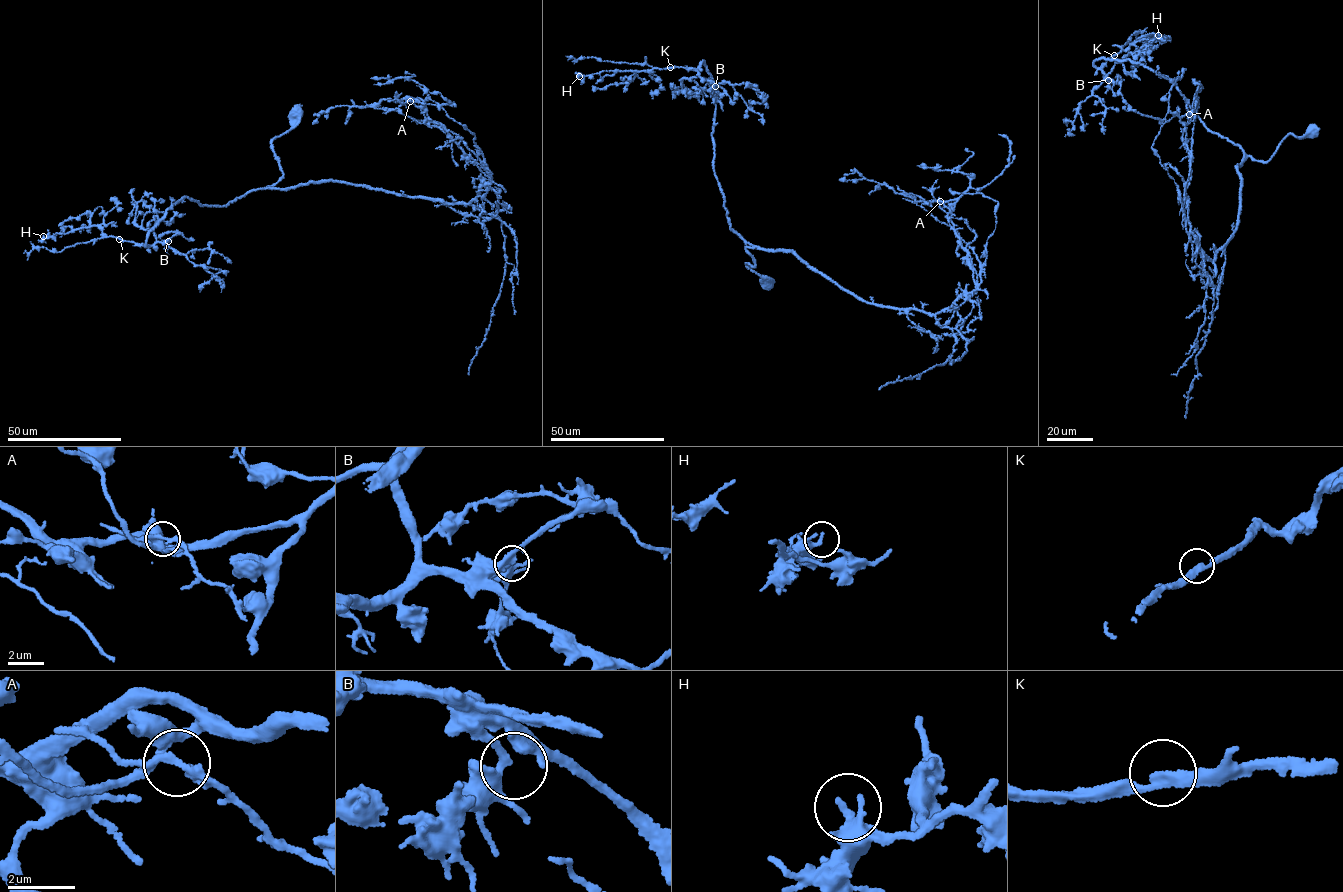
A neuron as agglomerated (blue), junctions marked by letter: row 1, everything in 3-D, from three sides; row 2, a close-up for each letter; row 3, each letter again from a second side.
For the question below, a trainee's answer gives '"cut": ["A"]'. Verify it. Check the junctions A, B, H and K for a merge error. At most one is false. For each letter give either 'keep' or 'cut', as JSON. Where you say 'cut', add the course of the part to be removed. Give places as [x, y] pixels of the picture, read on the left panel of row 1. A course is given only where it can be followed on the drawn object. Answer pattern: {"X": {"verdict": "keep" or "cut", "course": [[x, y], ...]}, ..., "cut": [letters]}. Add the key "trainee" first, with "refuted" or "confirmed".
{"trainee": "confirmed", "A": {"verdict": "cut", "course": [[410, 101], [423, 99], [428, 120], [439, 123], [464, 157], [489, 176], [498, 210], [484, 217]]}, "B": {"verdict": "keep"}, "H": {"verdict": "keep"}, "K": {"verdict": "keep"}, "cut": ["A"]}

